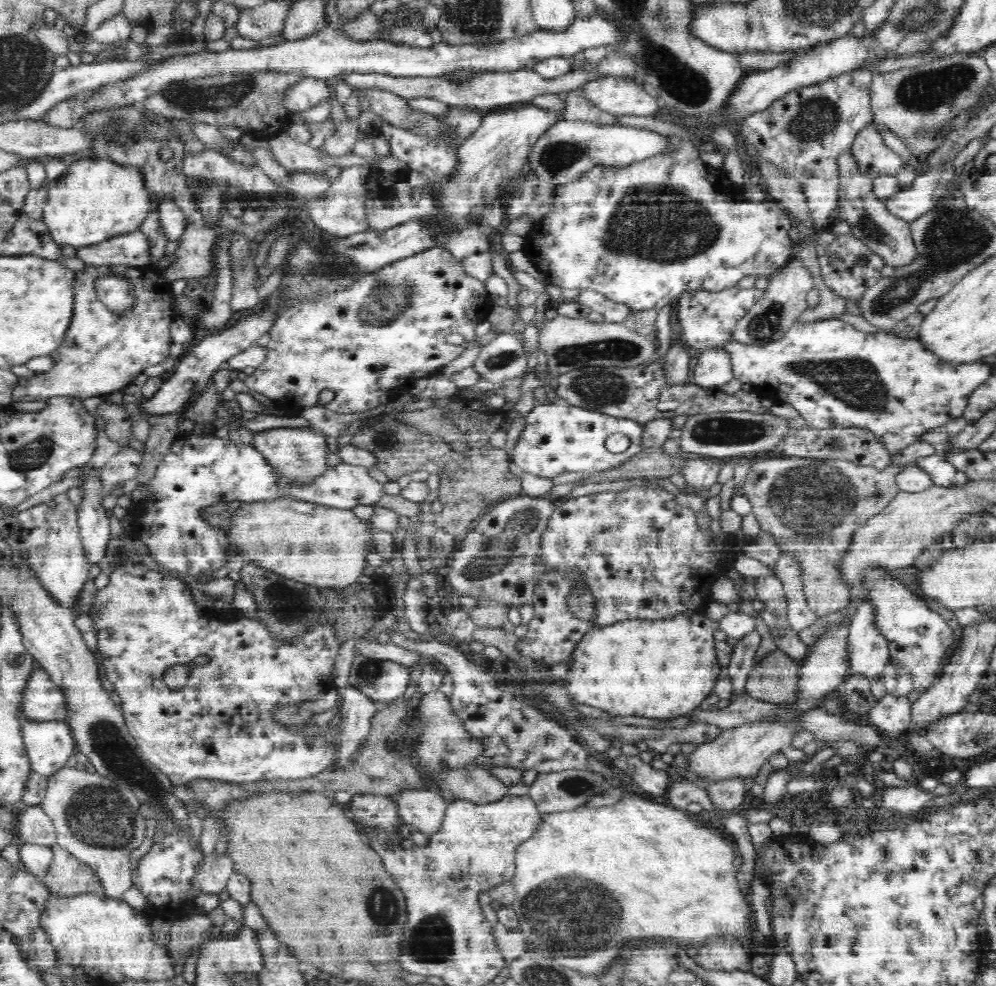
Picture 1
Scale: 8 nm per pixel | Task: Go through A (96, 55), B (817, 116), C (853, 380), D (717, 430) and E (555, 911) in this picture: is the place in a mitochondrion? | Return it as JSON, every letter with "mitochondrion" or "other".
{"A":"other","B":"mitochondrion","C":"mitochondrion","D":"mitochondrion","E":"mitochondrion"}

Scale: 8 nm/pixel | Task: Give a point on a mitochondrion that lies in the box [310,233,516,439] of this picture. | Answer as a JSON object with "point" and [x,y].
{"point":[391,298]}

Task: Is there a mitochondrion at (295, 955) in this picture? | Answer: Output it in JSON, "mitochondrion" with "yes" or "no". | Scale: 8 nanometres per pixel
{"mitochondrion":"no"}

